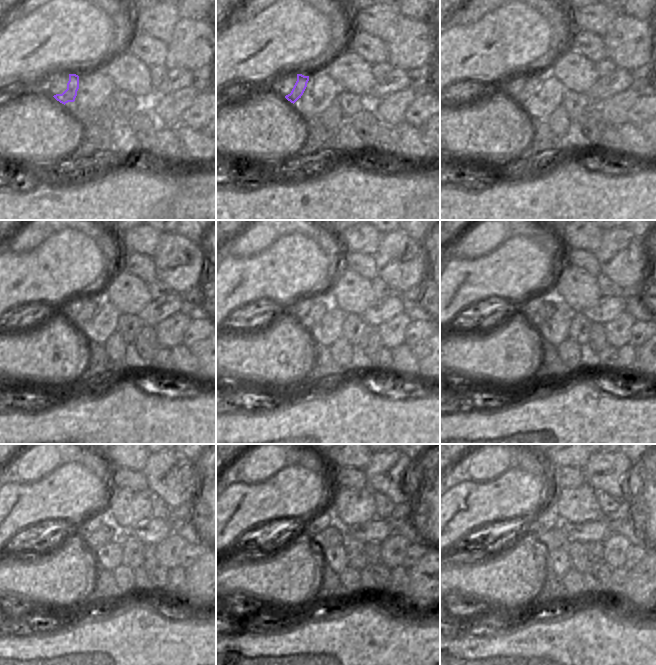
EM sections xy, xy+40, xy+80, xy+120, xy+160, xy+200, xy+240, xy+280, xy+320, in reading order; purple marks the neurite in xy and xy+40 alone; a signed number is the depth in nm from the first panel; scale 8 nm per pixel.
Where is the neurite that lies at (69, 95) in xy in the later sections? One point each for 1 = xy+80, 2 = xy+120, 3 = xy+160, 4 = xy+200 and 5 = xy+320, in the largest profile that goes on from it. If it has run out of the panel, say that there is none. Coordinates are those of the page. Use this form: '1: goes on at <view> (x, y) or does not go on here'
1: goes on at xy+80 (533, 84)
2: goes on at xy+120 (90, 308)
3: goes on at xy+160 (319, 309)
4: goes on at xy+200 (549, 307)
5: goes on at xy+320 (556, 539)

